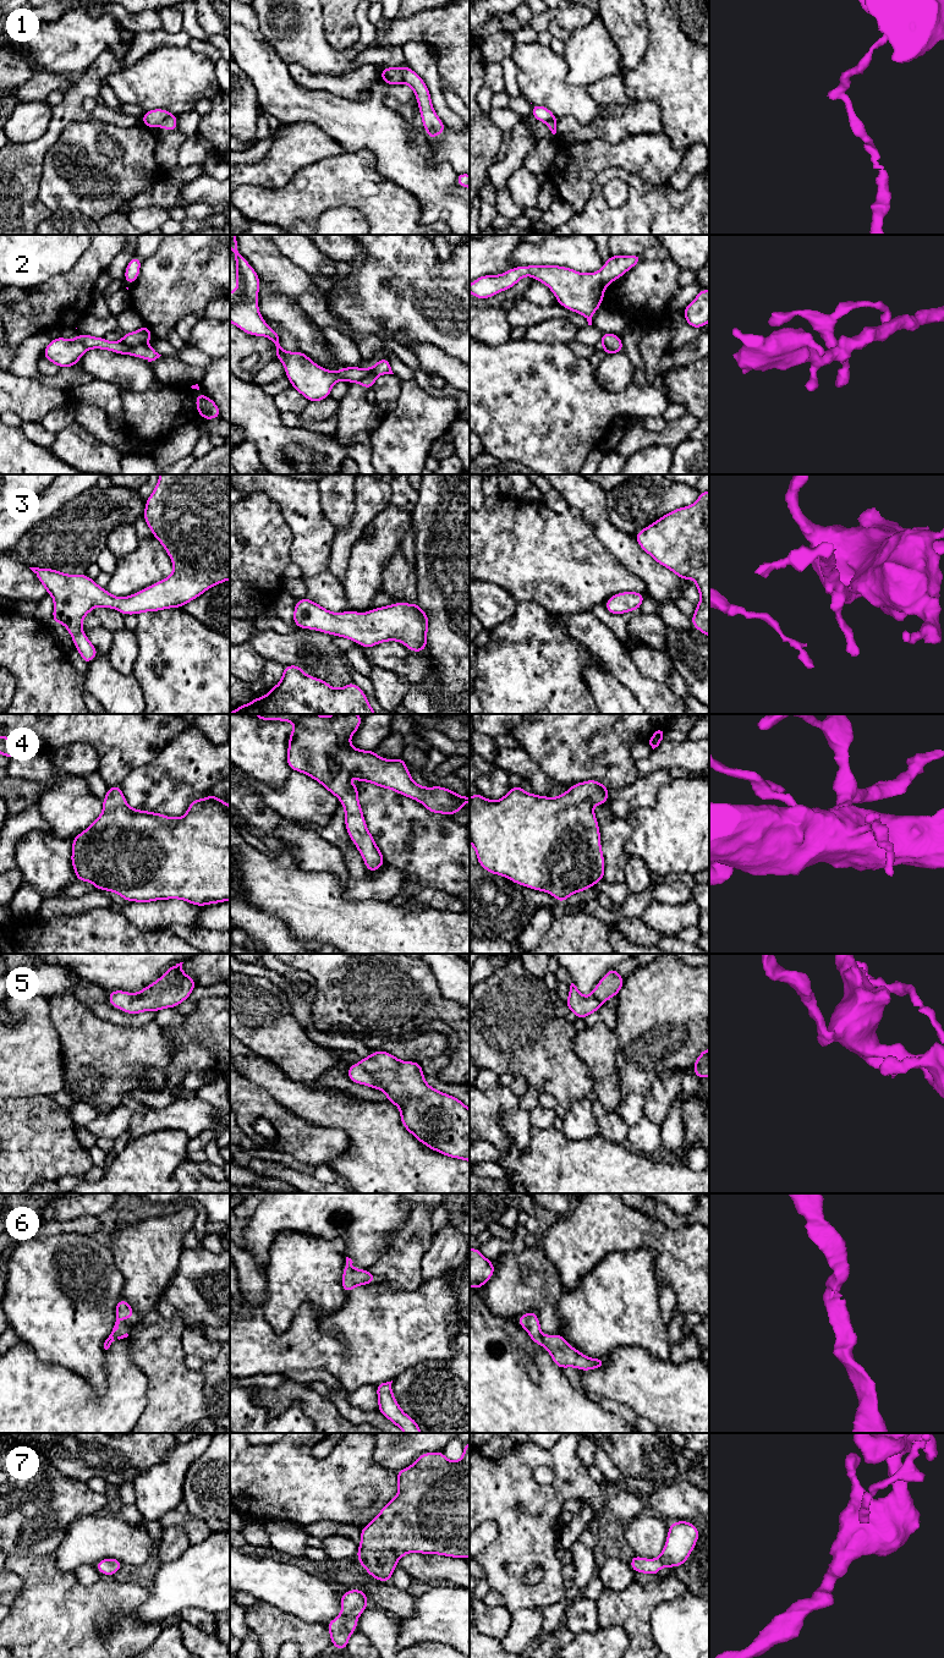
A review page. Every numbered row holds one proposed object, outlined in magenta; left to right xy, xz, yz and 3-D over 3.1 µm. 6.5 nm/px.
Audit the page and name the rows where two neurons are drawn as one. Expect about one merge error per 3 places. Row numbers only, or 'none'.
1, 2

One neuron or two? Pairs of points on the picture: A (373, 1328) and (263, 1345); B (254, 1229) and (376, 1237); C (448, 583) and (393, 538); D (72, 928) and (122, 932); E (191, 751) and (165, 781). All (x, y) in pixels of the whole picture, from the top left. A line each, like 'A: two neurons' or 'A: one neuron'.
A: one neuron
B: one neuron
C: two neurons
D: one neuron
E: one neuron

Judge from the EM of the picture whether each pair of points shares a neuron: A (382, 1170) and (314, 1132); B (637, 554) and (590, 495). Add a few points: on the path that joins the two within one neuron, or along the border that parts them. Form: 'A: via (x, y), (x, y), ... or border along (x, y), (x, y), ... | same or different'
A: border along (335, 1126), (345, 1132), (349, 1148), (327, 1163) | different
B: via (621, 544), (602, 525), (594, 511) | same

